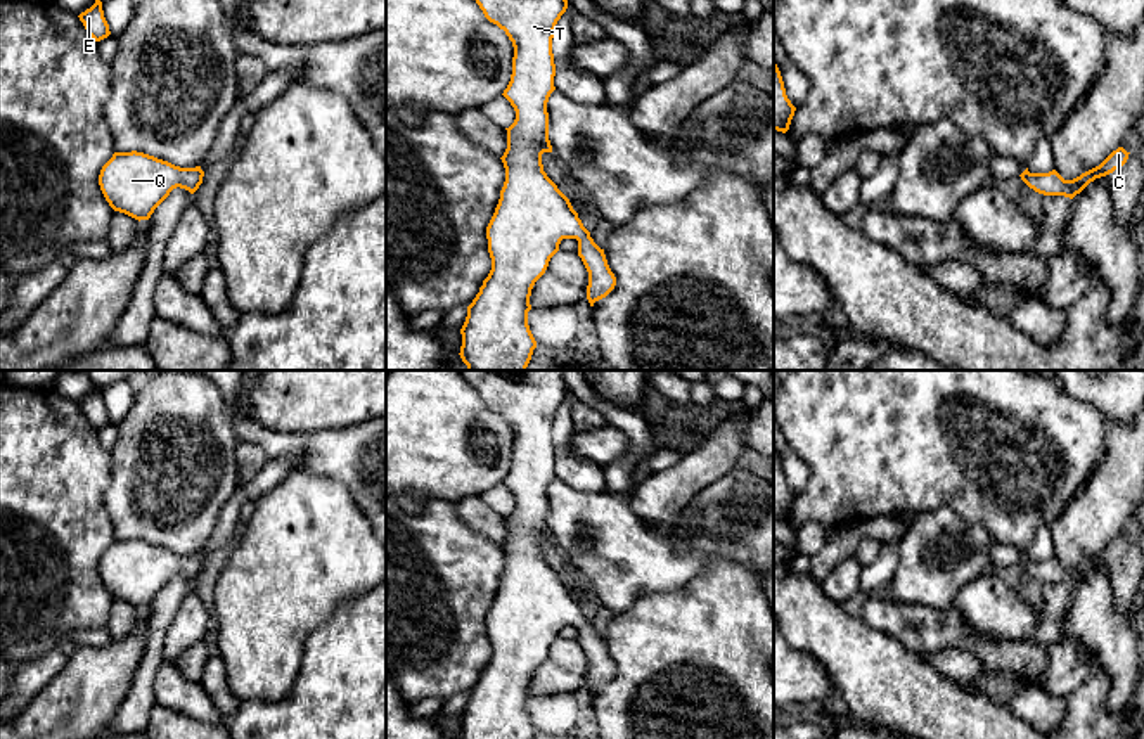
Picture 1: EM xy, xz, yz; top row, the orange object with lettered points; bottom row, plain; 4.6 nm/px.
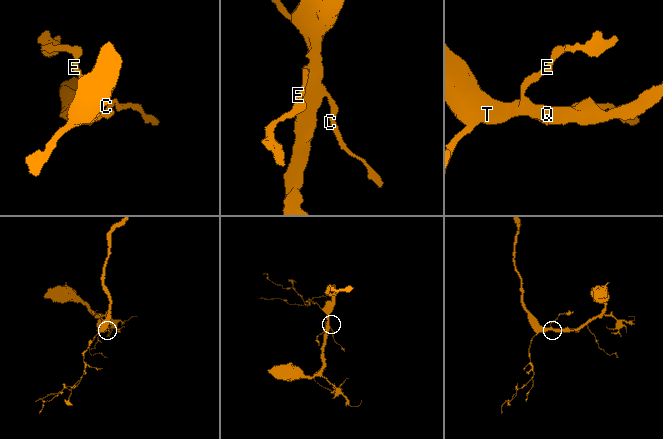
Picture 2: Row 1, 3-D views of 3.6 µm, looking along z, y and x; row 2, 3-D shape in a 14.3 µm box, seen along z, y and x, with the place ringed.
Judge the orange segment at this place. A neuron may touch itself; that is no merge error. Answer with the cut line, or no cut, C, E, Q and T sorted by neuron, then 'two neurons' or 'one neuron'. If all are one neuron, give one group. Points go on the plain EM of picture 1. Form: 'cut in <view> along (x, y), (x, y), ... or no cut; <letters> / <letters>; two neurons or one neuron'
no cut; C E Q T; one neuron

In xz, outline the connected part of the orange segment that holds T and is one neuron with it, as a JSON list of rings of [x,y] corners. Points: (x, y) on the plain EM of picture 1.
[[[459,370],[479,393],[485,405],[505,419],[514,434],[512,462],[504,485],[516,498],[507,517],[507,537],[500,545],[505,569],[495,601],[486,614],[492,658],[479,680],[467,694],[460,717],[460,739],[533,739],[537,729],[528,713],[530,684],[535,670],[545,661],[562,627],[578,628],[578,644],[588,659],[587,687],[590,694],[606,685],[616,673],[604,637],[583,614],[569,587],[547,564],[542,542],[552,540],[549,528],[547,490],[556,478],[552,441],[554,417],[568,396],[562,370]]]

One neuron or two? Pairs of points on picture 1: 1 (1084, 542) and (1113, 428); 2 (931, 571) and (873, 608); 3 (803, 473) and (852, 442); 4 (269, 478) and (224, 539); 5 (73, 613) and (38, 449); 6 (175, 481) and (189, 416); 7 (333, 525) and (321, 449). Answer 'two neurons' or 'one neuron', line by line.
1: one neuron
2: two neurons
3: two neurons
4: one neuron
5: one neuron
6: one neuron
7: two neurons

